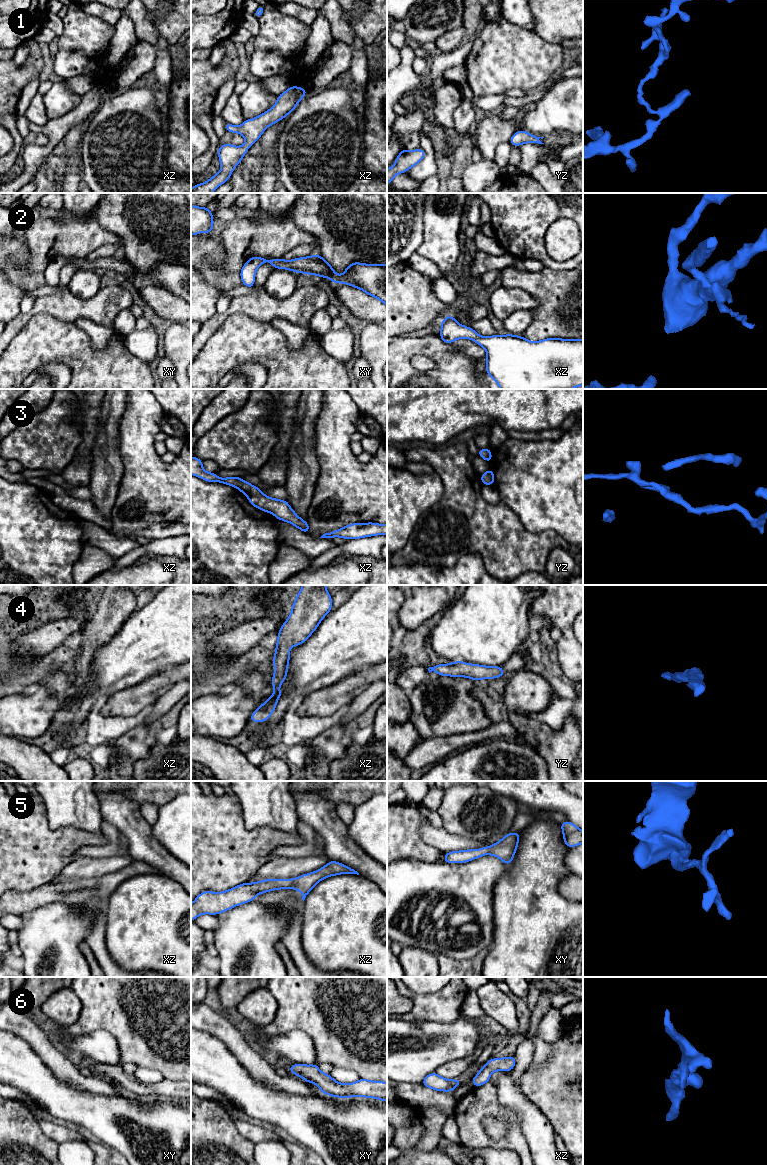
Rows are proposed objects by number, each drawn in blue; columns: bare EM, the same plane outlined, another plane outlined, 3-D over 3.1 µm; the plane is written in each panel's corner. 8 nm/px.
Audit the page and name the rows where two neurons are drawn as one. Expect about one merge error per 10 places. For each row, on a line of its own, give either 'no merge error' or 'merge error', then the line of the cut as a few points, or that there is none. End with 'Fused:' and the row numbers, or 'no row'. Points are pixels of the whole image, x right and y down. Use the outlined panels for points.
1: no merge error; no cut
2: no merge error; no cut
3: no merge error; no cut
4: no merge error; no cut
5: no merge error; no cut
6: no merge error; no cut
Fused: no row

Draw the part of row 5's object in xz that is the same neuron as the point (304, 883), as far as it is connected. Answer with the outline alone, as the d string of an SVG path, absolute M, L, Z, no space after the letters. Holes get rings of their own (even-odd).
M329 861L327 865L315 872L298 876L294 879L267 879L255 883L243 883L224 892L204 891L191 904L191 921L201 914L217 915L235 906L250 902L258 894L275 889L299 890L304 901L312 888L321 880L338 874L357 874L354 869L340 862Z

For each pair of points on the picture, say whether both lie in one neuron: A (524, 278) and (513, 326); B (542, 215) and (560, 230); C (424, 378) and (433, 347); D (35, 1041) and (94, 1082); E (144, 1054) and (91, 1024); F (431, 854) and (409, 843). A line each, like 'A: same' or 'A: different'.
A: different
B: different
C: same
D: same
E: same
F: same

